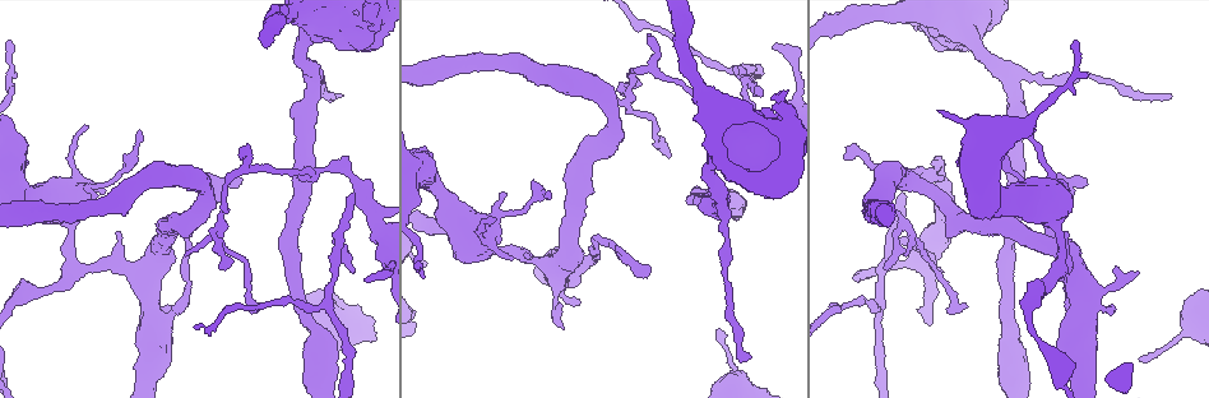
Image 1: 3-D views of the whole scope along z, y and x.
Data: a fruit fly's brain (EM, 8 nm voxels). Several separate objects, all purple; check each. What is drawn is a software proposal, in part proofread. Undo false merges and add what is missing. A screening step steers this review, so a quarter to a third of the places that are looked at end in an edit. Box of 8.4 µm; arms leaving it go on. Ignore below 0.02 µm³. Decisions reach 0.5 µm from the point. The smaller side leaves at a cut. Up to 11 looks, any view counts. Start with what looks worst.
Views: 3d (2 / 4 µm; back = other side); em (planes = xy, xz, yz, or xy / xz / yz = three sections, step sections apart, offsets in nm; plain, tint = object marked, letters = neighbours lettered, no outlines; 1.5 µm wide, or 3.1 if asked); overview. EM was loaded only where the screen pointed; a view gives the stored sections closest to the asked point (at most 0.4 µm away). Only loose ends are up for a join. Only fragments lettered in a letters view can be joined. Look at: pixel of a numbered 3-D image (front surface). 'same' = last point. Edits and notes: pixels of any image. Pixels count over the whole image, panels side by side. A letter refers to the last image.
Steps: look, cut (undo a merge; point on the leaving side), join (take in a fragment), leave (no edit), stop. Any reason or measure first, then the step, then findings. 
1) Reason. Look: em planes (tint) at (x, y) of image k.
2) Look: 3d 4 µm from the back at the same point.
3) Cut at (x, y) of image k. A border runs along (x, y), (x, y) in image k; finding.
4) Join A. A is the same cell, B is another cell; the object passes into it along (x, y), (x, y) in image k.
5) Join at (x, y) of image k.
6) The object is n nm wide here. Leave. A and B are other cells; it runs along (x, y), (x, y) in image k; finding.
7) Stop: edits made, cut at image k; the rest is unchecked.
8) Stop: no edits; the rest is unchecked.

End of a long branch. Look: 3d 4 µm from the back at (1084, 183) of image 1.

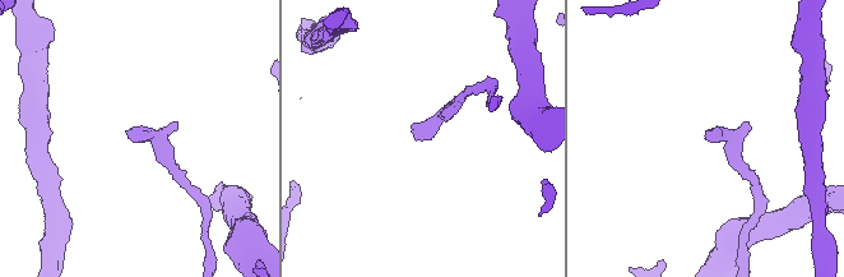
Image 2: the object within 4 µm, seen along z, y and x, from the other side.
Look: em planes (letters) at (416, 137) of image 2.

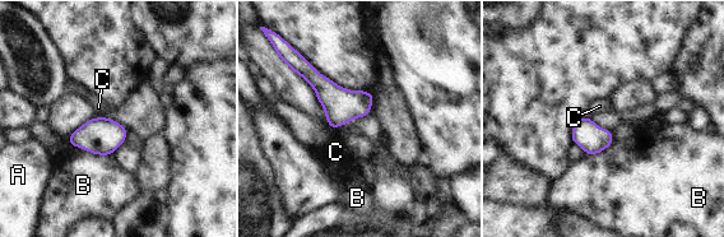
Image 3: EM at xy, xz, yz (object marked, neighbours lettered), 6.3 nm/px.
Leave. A, B and C are other cells; a border runs along (73, 145), (97, 154), (111, 156) in image 3; no lettered fragment goes on from it.

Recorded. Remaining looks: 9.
An open end. Look: em planes (letters) at (942, 270) of image 1.

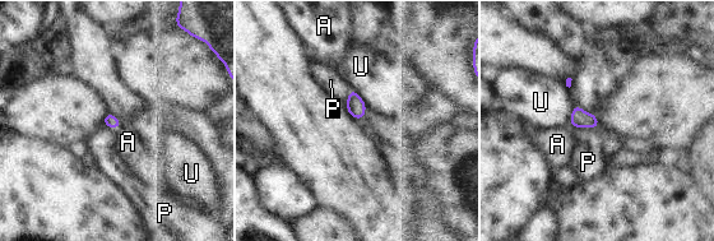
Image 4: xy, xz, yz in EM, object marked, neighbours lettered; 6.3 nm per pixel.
Leave. A, P and U are other cells; a border runs along (121, 125), (115, 129) in image 4; no lettered fragment goes on from it.

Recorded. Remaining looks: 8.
An open end. Look: em yz step 4 (tint) at (720, 329) of image 1.

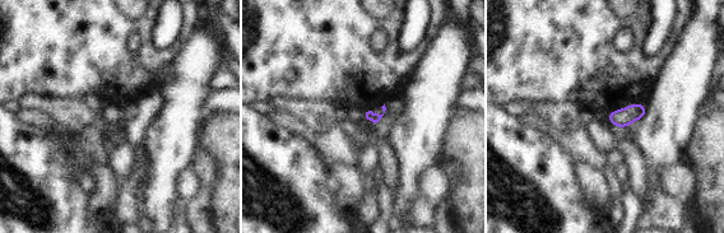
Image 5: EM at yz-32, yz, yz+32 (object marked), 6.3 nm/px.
Cut it another way. Look: em planes (letters) at the same point.

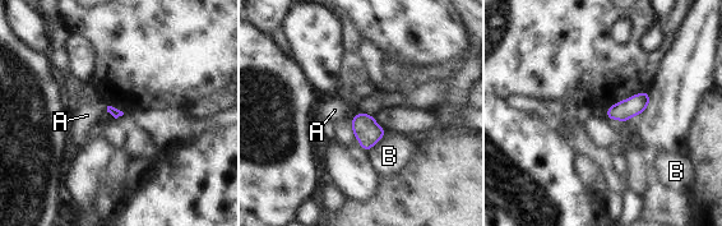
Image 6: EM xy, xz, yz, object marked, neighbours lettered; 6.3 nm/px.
Leave. A and B are other cells; a border runs along (106, 106), (107, 110) in image 6; none of them fits.

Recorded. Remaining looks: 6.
Thin end. Look: em planes (letters) at (495, 219) of image 1.

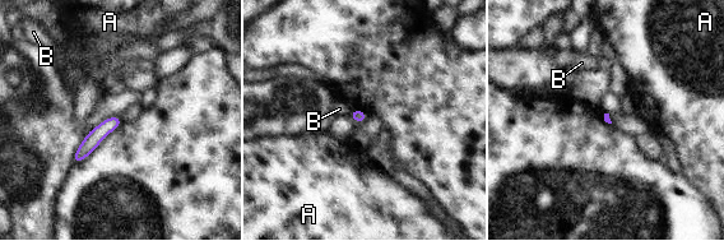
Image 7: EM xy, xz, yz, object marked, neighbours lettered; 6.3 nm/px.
Leave. A and B are other cells; it runs along (116, 119), (88, 144), (77, 160) in image 7; none of them fits.

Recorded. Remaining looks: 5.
Stop: no edits; the rest is unchecked.

